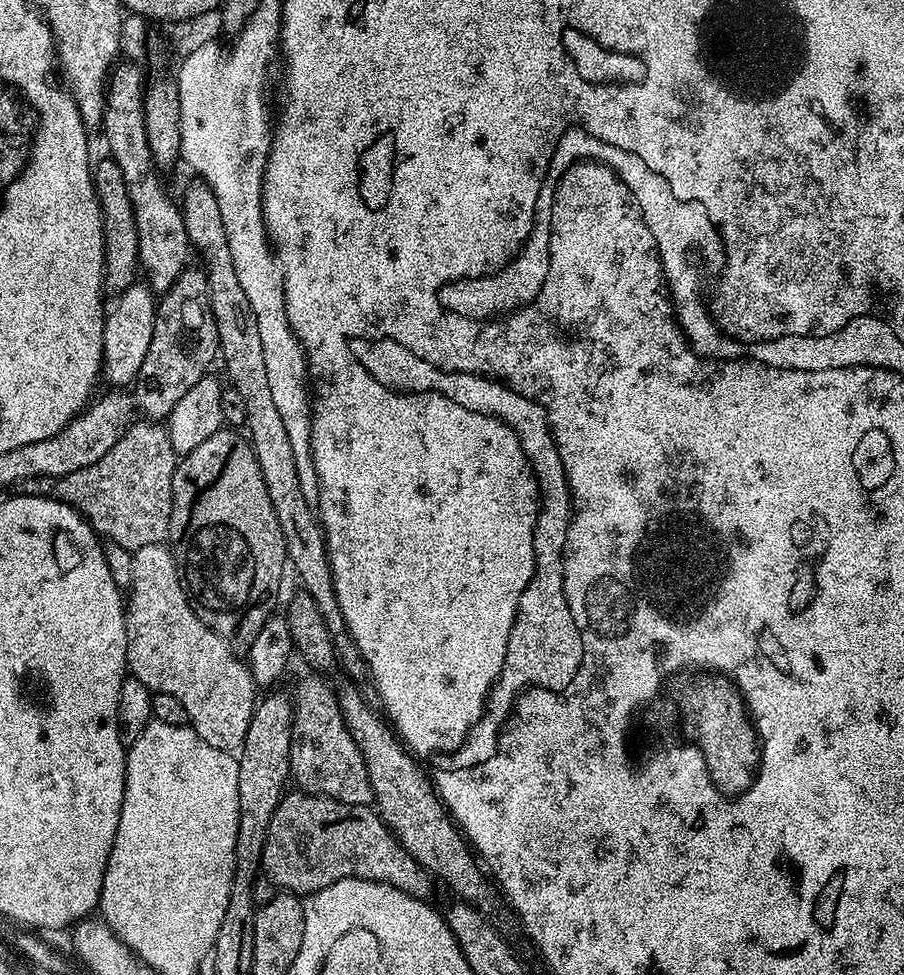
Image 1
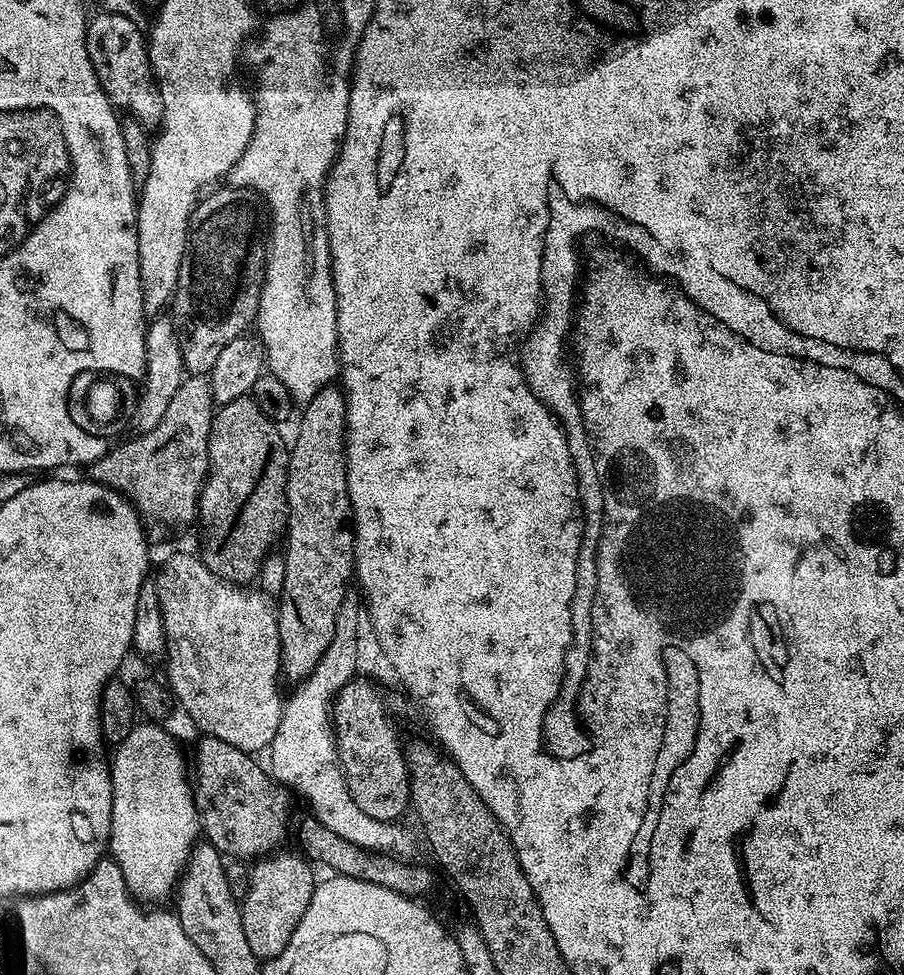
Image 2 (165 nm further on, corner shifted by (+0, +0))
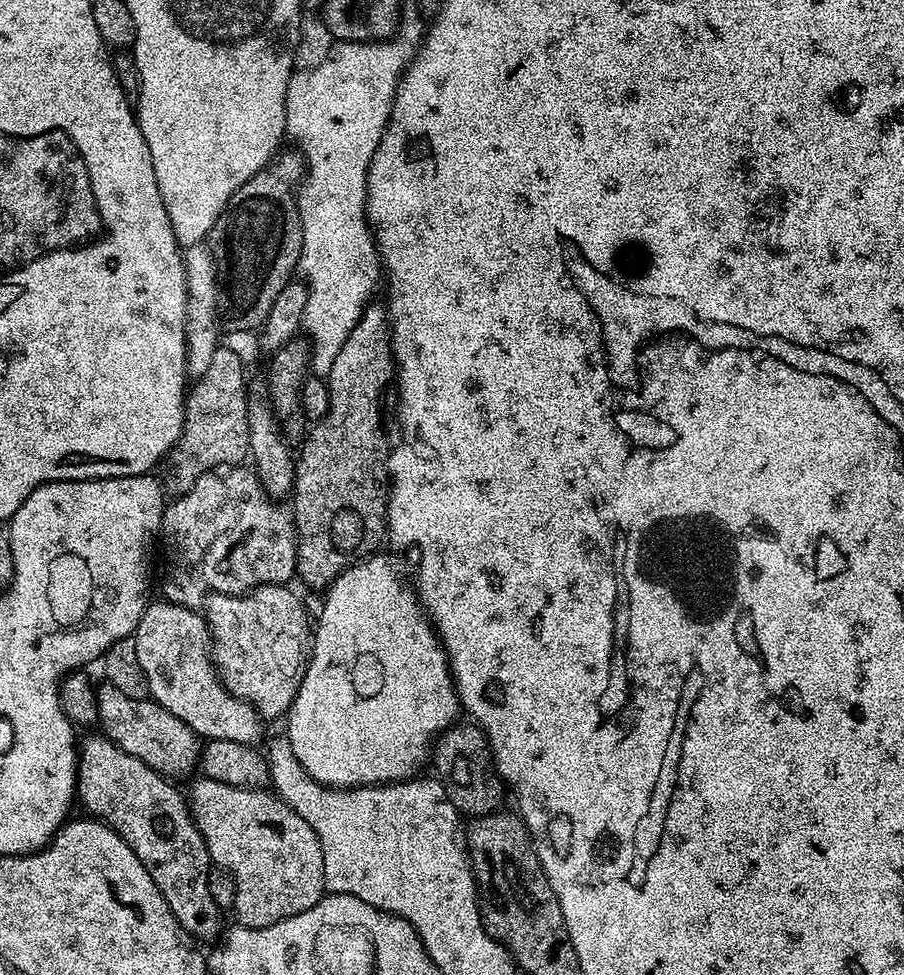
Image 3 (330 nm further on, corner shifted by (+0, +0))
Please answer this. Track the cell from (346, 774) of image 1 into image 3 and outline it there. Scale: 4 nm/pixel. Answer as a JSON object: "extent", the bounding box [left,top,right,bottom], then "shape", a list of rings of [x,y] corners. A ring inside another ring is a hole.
{"extent":[430,722,502,817],"shape":[[[468,722],[465,728],[460,727],[446,728],[436,737],[430,752],[430,764],[431,767],[436,767],[435,775],[444,785],[450,802],[465,817],[489,816],[501,807],[502,780],[492,763],[493,748],[475,723]]]}

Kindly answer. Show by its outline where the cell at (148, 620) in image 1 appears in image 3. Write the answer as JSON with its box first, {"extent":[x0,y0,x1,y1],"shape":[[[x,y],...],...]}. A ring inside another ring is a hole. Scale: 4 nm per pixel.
{"extent":[202,584,310,718],"shape":[[[263,584],[250,594],[213,592],[202,604],[220,683],[264,718],[283,717],[291,708],[310,659],[308,612],[290,589],[283,584]]]}

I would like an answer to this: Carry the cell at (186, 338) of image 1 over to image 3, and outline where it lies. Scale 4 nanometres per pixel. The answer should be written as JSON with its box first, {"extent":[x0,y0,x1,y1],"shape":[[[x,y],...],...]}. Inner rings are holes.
{"extent":[206,151,306,329],"shape":[[[281,151],[268,167],[234,190],[206,237],[218,262],[219,283],[232,288],[228,320],[236,328],[259,329],[263,325],[274,298],[293,279],[300,262],[302,222],[295,195],[306,169],[299,151],[291,151]]]}

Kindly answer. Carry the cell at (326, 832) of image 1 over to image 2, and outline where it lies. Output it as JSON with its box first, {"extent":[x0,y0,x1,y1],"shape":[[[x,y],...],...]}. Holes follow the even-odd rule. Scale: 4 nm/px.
{"extent":[194,734,293,862],"shape":[[[207,734],[199,738],[201,740],[196,744],[196,764],[194,760],[194,799],[203,839],[225,857],[239,858],[244,862],[275,853],[283,845],[280,843],[287,838],[288,832],[290,836],[288,811],[292,808],[293,793],[284,785],[276,783],[263,767],[260,769],[252,761],[255,759],[249,753],[238,750],[238,746],[230,746],[230,742],[222,742],[222,738]]]}

